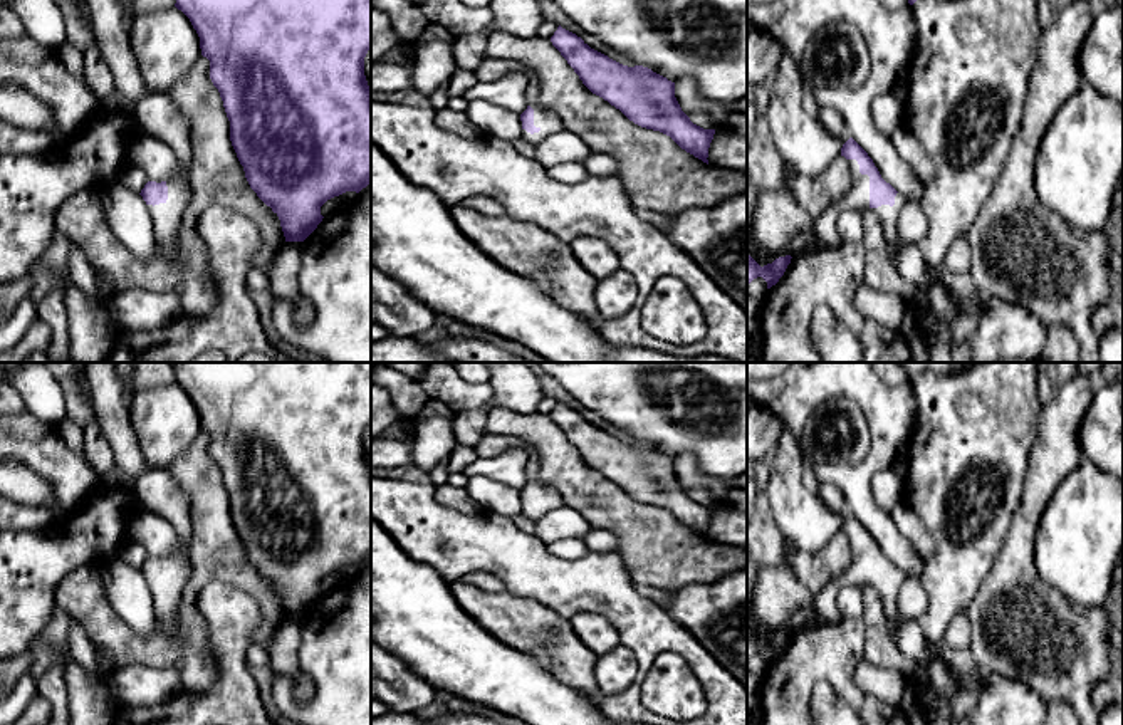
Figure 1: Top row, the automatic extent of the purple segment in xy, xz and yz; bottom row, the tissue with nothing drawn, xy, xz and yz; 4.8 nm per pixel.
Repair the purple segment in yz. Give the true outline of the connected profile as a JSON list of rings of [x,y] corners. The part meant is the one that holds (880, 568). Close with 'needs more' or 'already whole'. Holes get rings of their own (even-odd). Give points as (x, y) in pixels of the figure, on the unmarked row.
[[[853,514],[843,520],[841,532],[848,535],[851,545],[851,577],[861,584],[871,584],[878,591],[893,638],[898,626],[906,619],[896,604],[905,574],[881,554],[873,535]]] | needs more

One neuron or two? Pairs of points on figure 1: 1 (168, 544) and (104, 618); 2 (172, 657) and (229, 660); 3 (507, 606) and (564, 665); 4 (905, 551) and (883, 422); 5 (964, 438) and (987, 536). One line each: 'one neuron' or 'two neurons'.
1: two neurons
2: two neurons
3: one neuron
4: one neuron
5: one neuron

